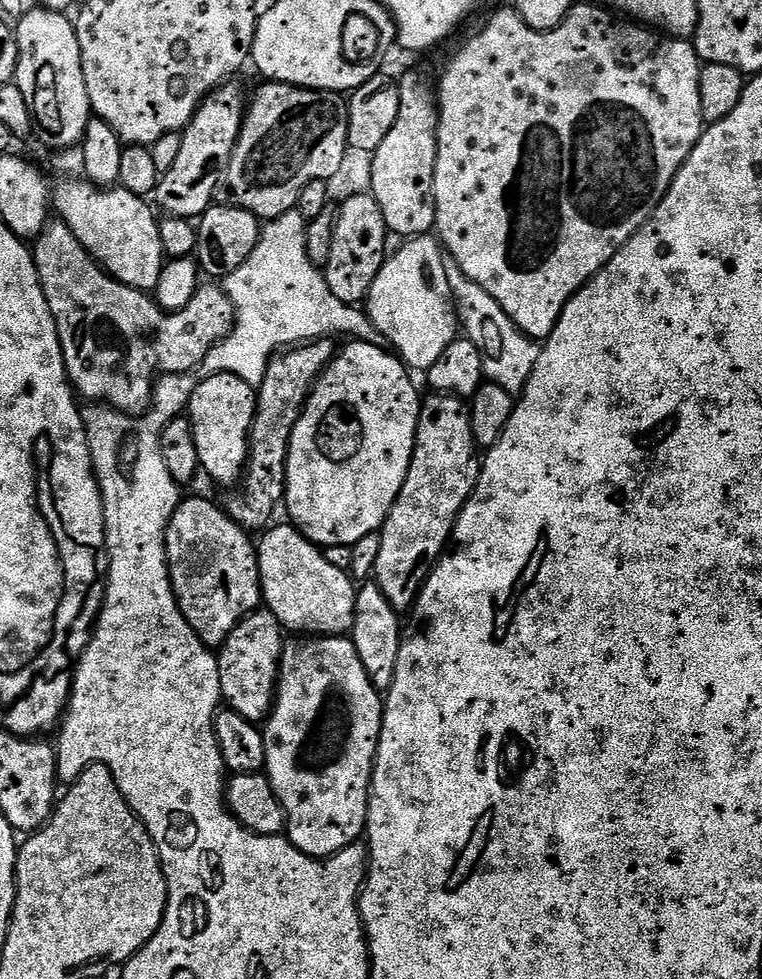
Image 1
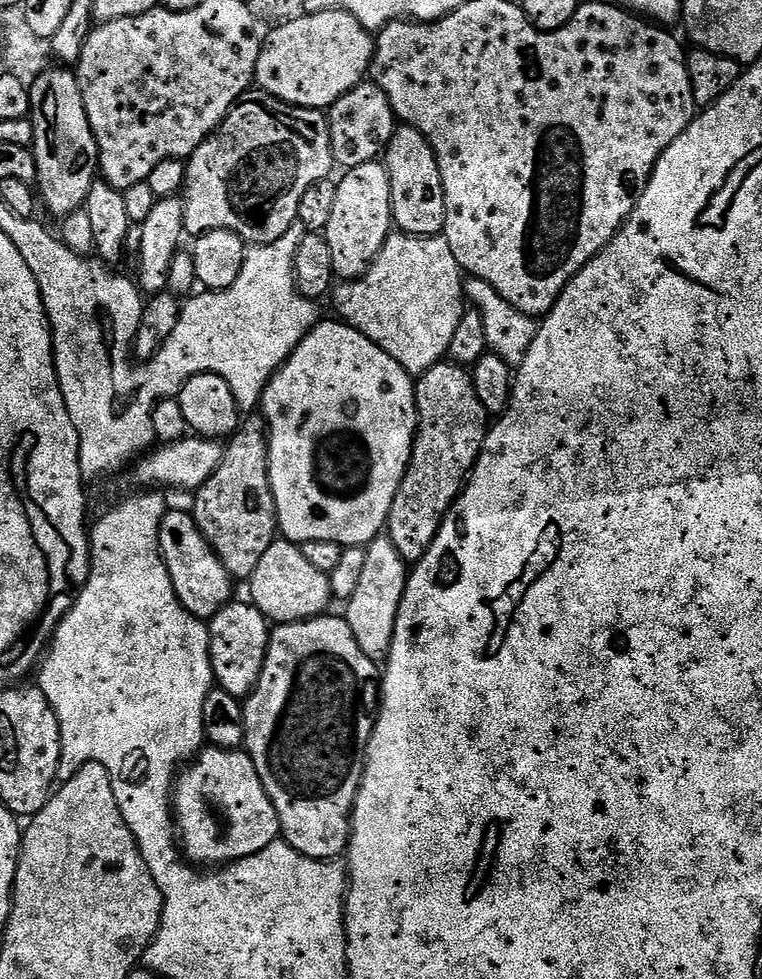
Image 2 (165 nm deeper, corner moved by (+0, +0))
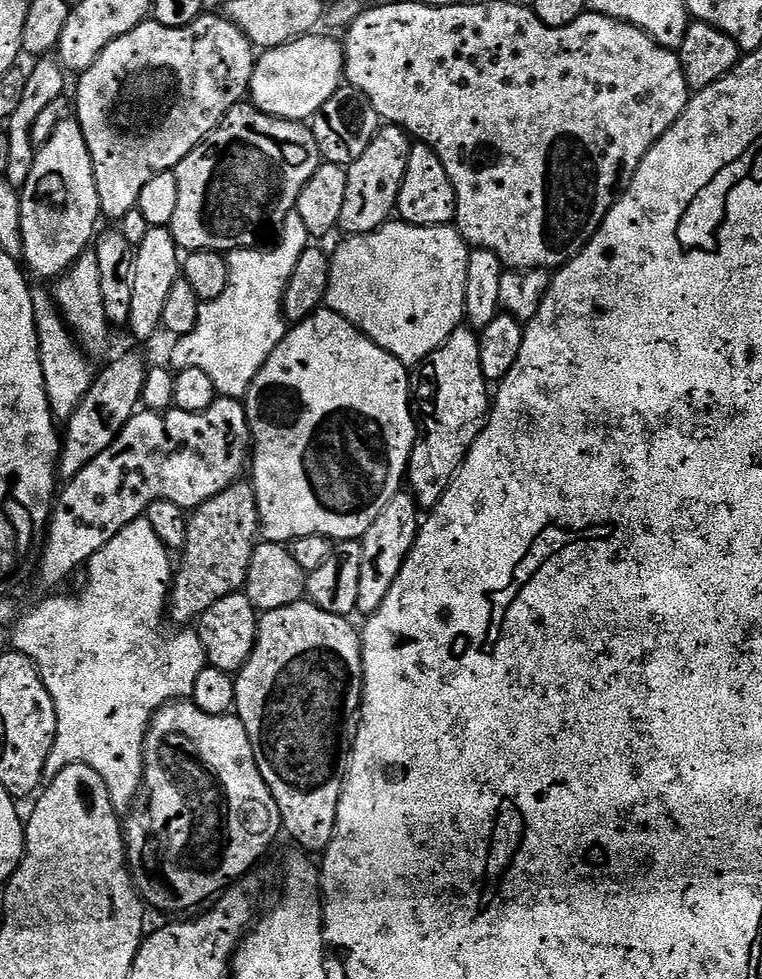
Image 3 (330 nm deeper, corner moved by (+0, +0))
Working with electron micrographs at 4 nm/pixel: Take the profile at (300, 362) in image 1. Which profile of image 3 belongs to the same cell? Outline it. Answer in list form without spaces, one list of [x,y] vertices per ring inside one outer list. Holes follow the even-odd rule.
[[[251,483],[231,484],[225,492],[214,494],[214,498],[210,498],[202,506],[195,508],[188,518],[188,533],[182,549],[184,557],[178,560],[172,591],[168,593],[167,615],[170,617],[171,623],[173,620],[176,623],[173,625],[176,626],[191,625],[188,623],[191,620],[192,623],[199,621],[200,615],[206,610],[210,610],[210,606],[214,606],[214,602],[241,591],[247,585],[250,562],[254,558],[254,550],[261,536],[260,511],[256,501],[256,490]]]

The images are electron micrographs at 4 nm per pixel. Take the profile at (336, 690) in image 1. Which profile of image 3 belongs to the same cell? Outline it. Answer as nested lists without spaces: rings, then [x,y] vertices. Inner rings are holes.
[[[307,599],[265,612],[256,625],[256,649],[235,677],[235,715],[246,726],[258,770],[280,811],[283,831],[289,832],[308,854],[323,853],[332,841],[364,694],[361,633],[352,622],[349,617],[318,610]]]

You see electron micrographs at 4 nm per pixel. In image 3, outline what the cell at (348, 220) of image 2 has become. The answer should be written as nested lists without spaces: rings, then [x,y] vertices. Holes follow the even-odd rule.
[[[395,126],[381,127],[376,137],[366,146],[362,158],[347,165],[348,177],[346,178],[346,199],[342,202],[342,218],[340,219],[339,231],[348,236],[361,236],[367,232],[378,230],[382,225],[389,223],[396,212],[396,199],[402,186],[402,178],[406,178],[406,162],[410,158],[410,150],[413,141],[403,128]]]

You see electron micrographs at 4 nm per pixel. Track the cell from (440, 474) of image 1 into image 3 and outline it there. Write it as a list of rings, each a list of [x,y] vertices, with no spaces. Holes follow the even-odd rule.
[[[467,326],[454,329],[450,338],[446,338],[444,345],[434,350],[434,354],[430,354],[428,359],[419,365],[418,372],[420,372],[420,381],[417,384],[415,381],[414,384],[414,408],[418,413],[418,431],[416,445],[413,446],[408,459],[406,484],[415,496],[417,505],[421,509],[431,510],[442,498],[442,494],[446,494],[450,482],[456,476],[456,471],[464,465],[464,459],[468,457],[468,451],[472,449],[472,443],[488,425],[490,384],[482,374],[479,335]]]

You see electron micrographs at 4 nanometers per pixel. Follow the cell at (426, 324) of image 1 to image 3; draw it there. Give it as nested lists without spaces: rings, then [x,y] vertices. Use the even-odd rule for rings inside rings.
[[[389,222],[384,224],[378,230],[367,232],[361,236],[348,236],[336,248],[336,253],[331,253],[330,259],[330,282],[326,290],[326,307],[332,312],[337,312],[342,318],[346,318],[359,332],[369,336],[375,344],[382,350],[386,350],[398,362],[406,366],[419,366],[428,359],[434,350],[438,350],[450,338],[454,329],[461,327],[465,323],[464,303],[466,302],[466,274],[468,273],[468,253],[470,245],[460,237],[460,231],[455,226],[443,224],[442,226],[414,226],[403,222]]]

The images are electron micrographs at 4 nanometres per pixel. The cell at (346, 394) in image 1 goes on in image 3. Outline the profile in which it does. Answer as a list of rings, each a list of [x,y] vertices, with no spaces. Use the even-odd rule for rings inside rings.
[[[326,306],[321,307],[310,318],[300,324],[291,325],[285,331],[282,342],[266,358],[262,370],[254,378],[243,406],[248,411],[248,425],[252,431],[250,440],[250,483],[256,490],[256,501],[260,511],[260,531],[265,541],[273,544],[287,545],[298,538],[306,538],[310,534],[326,536],[333,542],[341,540],[360,540],[370,530],[374,518],[382,514],[386,502],[394,498],[394,494],[401,491],[408,471],[408,459],[412,448],[416,445],[418,420],[414,415],[414,404],[410,399],[410,380],[408,384],[409,369],[398,358],[394,358],[386,350],[379,348],[369,336],[359,332],[346,318],[337,312],[332,312]]]

